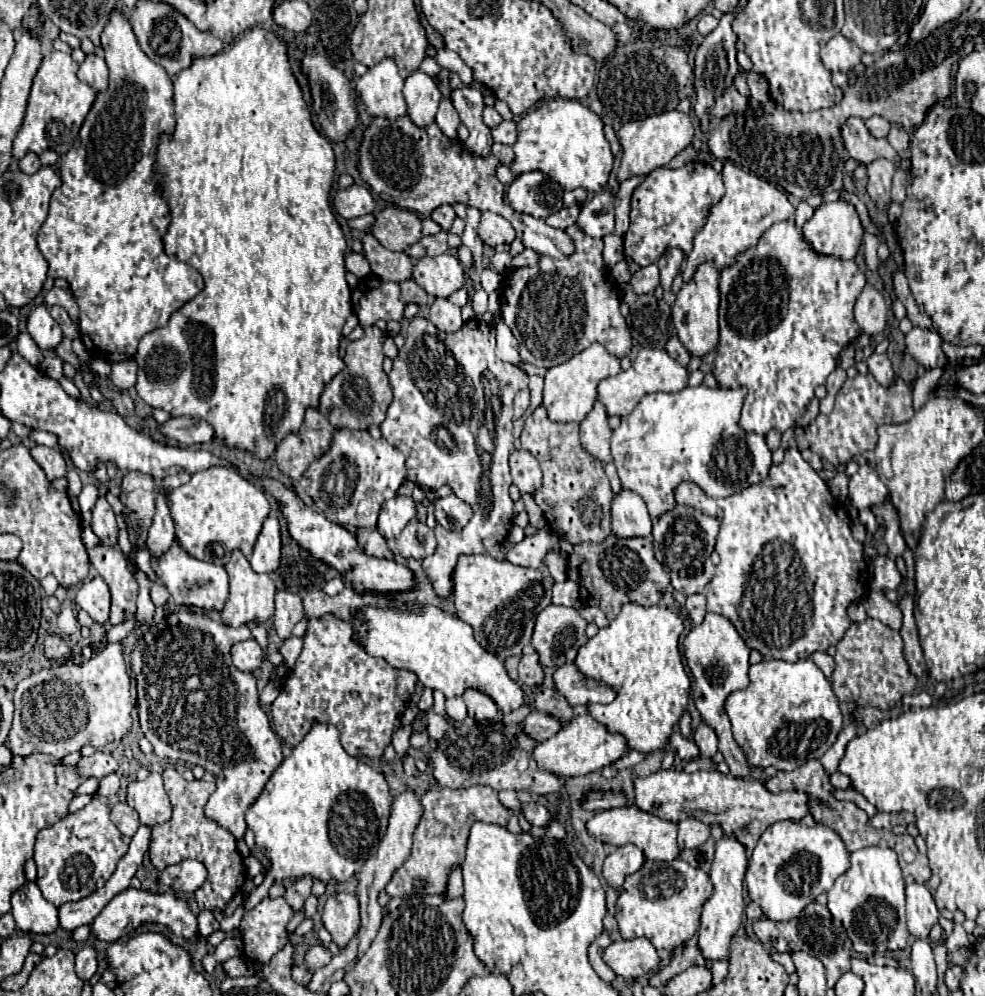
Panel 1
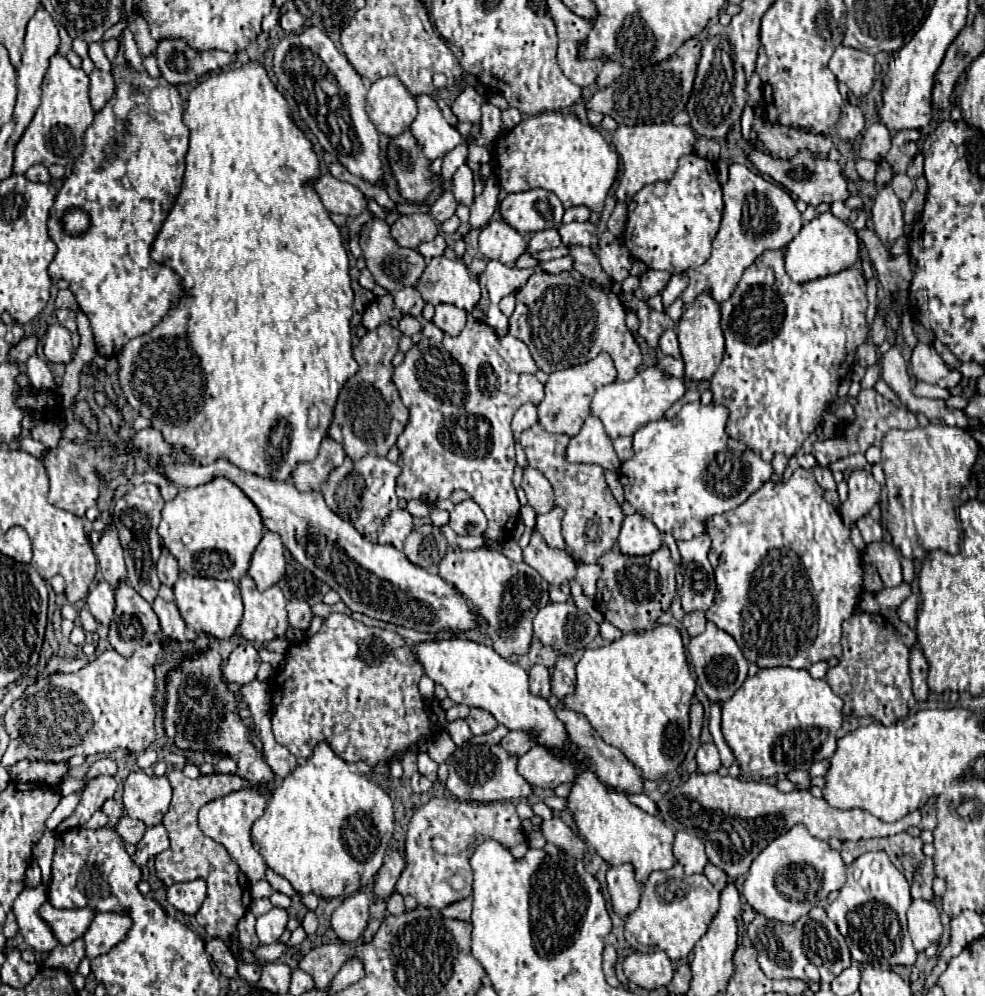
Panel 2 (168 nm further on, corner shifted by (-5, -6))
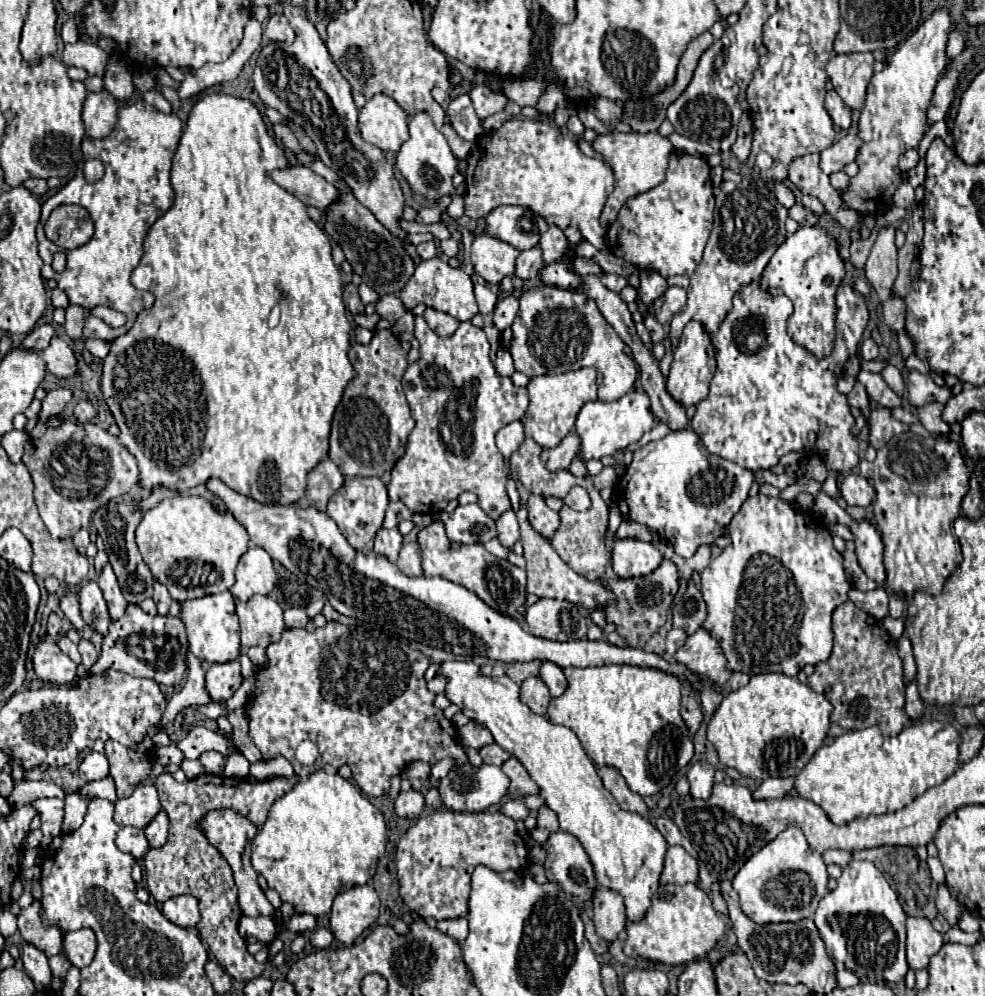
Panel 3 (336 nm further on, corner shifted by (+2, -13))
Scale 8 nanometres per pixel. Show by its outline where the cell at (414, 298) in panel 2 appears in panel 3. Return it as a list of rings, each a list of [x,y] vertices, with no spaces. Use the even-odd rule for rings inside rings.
[[[384,295],[376,303],[376,313],[382,319],[388,319],[390,323],[396,323],[406,313],[406,309],[404,309],[404,305],[400,305],[400,299],[396,295]]]

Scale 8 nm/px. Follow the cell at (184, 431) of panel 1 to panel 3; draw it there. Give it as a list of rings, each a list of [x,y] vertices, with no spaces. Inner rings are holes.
[[[62,419],[58,427],[50,427],[40,439],[28,439],[24,445],[22,463],[28,467],[34,481],[34,501],[38,505],[38,513],[50,533],[52,539],[72,539],[80,527],[92,517],[92,513],[114,497],[120,497],[130,491],[130,485],[138,479],[136,459],[124,449],[118,437],[110,435],[102,427],[94,423],[78,423]]]

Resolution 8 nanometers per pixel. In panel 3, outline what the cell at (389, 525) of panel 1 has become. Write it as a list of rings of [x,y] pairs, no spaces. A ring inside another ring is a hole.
[[[380,529],[374,541],[374,551],[378,555],[384,555],[390,563],[396,563],[398,551],[402,547],[402,535],[398,529]]]

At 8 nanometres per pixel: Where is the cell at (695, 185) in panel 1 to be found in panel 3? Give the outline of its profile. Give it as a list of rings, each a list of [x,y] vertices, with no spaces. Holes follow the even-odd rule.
[[[674,151],[668,161],[666,179],[622,205],[618,219],[608,227],[606,241],[616,257],[636,267],[654,269],[662,277],[690,277],[702,261],[702,251],[712,229],[712,211],[714,193],[706,157]]]

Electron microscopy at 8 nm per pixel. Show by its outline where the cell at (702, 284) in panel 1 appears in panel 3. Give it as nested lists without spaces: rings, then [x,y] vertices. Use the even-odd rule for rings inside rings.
[[[690,321],[684,327],[678,347],[674,349],[674,361],[672,361],[670,375],[666,379],[666,391],[672,395],[674,401],[678,401],[684,407],[698,405],[708,395],[708,385],[714,375],[714,369],[716,369],[716,359],[714,359],[710,337],[698,321]]]

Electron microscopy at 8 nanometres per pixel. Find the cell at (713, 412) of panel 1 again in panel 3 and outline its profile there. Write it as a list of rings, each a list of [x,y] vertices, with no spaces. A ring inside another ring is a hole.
[[[690,427],[670,431],[664,439],[636,449],[622,481],[624,501],[630,509],[628,519],[654,529],[680,557],[692,557],[700,545],[714,543],[724,535],[730,519],[746,501],[752,483],[752,471],[732,461],[710,457]]]

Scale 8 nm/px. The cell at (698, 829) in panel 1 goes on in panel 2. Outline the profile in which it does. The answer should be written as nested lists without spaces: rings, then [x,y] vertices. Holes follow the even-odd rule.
[[[677,832],[675,844],[673,844],[673,854],[675,854],[677,862],[685,866],[687,874],[703,872],[703,868],[707,864],[707,854],[705,854],[703,842],[687,832]]]

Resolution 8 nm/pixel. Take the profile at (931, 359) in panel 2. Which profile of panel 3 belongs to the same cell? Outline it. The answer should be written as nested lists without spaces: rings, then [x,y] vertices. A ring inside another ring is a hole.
[[[910,371],[908,375],[908,403],[912,407],[922,407],[926,403],[946,403],[950,399],[948,387],[938,387],[930,375]]]

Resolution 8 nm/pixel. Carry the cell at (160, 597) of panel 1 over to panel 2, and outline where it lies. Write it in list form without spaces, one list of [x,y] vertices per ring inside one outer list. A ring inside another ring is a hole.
[[[139,484],[133,486],[133,490],[129,490],[125,494],[127,500],[127,510],[121,516],[115,516],[115,526],[121,538],[121,546],[125,552],[125,562],[127,562],[127,582],[149,602],[153,604],[153,600],[157,598],[157,590],[161,586],[157,572],[155,572],[155,564],[157,558],[161,554],[161,538],[157,534],[157,526],[161,520],[161,510],[165,500],[159,494],[159,488],[155,484]]]

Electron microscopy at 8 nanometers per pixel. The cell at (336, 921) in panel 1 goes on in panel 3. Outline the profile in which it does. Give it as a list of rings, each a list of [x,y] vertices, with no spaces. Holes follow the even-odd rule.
[[[358,885],[338,893],[330,915],[334,937],[344,945],[352,945],[378,919],[378,909],[380,899],[370,885]]]

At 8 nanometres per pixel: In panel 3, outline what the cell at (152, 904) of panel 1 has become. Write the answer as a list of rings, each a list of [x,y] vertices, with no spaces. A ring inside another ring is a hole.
[[[90,929],[64,933],[62,935],[62,953],[74,967],[78,967],[78,969],[86,967],[94,959],[94,953],[96,953],[94,933]]]

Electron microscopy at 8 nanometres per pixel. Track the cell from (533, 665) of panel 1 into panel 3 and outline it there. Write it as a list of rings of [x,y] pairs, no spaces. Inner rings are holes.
[[[528,677],[520,685],[520,701],[524,701],[534,713],[546,715],[550,703],[550,691],[538,677]]]

